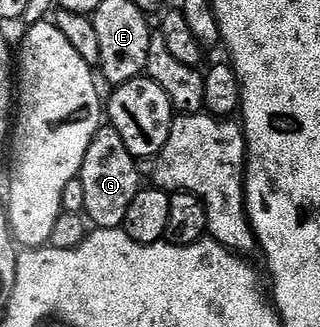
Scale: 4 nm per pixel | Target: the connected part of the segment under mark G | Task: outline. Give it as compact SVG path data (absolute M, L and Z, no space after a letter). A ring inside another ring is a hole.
M100 128L85 152L79 169L79 190L83 193L83 209L86 221L100 230L117 230L123 225L125 212L133 202L133 196L141 189L136 159L125 148L117 132L110 128Z

